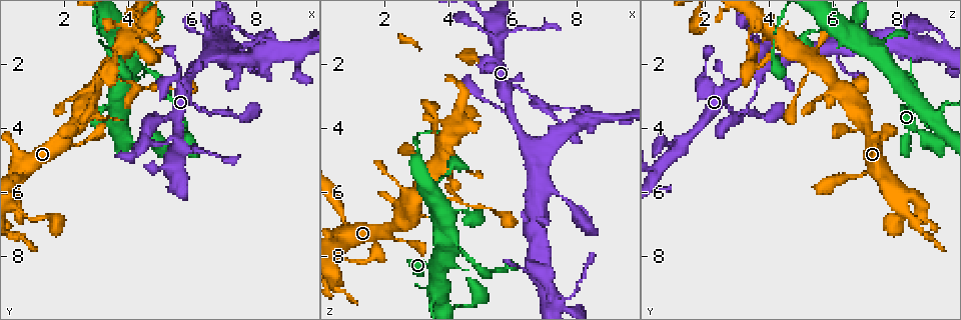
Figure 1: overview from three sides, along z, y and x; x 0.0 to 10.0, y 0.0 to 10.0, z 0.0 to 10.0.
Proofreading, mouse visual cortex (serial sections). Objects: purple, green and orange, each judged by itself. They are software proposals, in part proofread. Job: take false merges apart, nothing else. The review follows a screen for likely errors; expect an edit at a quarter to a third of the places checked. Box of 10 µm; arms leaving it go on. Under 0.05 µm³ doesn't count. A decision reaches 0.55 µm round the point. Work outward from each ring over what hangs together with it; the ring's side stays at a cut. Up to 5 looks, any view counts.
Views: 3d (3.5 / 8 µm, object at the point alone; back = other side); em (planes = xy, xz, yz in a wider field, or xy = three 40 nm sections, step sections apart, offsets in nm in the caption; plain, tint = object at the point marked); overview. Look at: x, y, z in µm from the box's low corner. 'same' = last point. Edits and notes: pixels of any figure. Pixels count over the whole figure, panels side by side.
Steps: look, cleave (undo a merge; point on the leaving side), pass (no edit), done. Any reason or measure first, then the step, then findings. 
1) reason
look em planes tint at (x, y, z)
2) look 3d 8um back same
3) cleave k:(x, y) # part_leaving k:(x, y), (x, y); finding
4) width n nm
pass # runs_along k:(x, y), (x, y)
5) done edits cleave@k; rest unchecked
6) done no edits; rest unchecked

small branch off a trunk
look 3d 8um at (8.35, 1.55, 3.70)

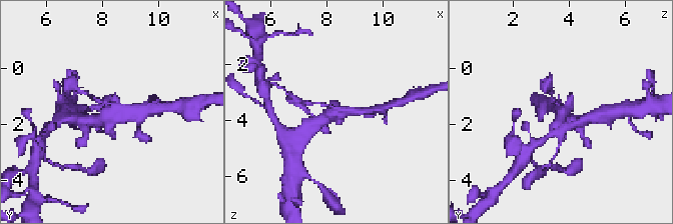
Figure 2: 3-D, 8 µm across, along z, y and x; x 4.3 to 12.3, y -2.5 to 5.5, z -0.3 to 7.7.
zoom in
look 3d 3.5um same

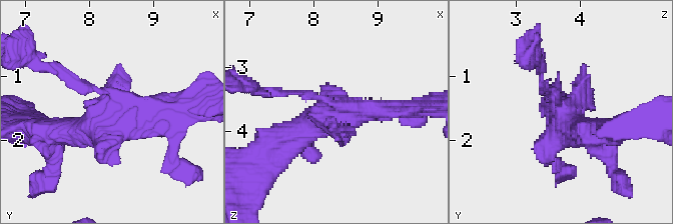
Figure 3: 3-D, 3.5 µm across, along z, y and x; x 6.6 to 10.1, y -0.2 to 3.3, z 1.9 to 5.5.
pass # runs_along 3:(279, 140), (334, 114), (393, 109); one cell here

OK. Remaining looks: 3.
thick turns thin
look 3d 3.5um at (7.20, 1.65, 9.40)

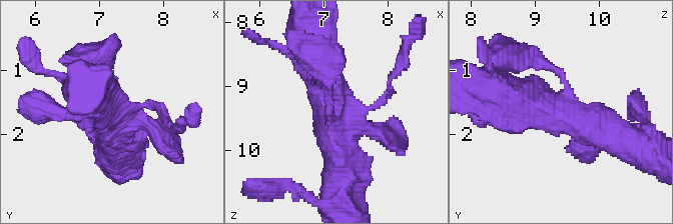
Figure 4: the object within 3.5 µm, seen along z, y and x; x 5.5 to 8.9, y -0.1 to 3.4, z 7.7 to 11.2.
look em planes plain at (7.20, 1.60, 9.35)

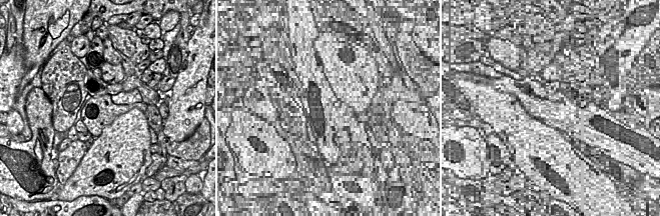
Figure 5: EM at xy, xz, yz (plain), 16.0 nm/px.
with the object marked
look em planes tint same

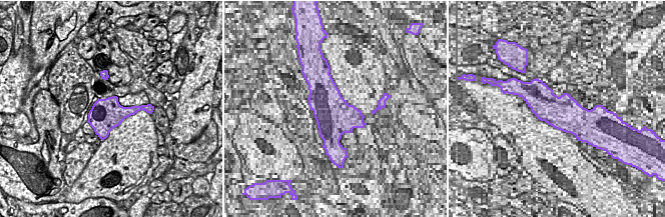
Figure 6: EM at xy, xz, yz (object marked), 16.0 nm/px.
pass # runs_along 4:(505, 93), (595, 124), (598, 143); all the same cell

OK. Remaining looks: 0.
done no edits; rest unchecked

